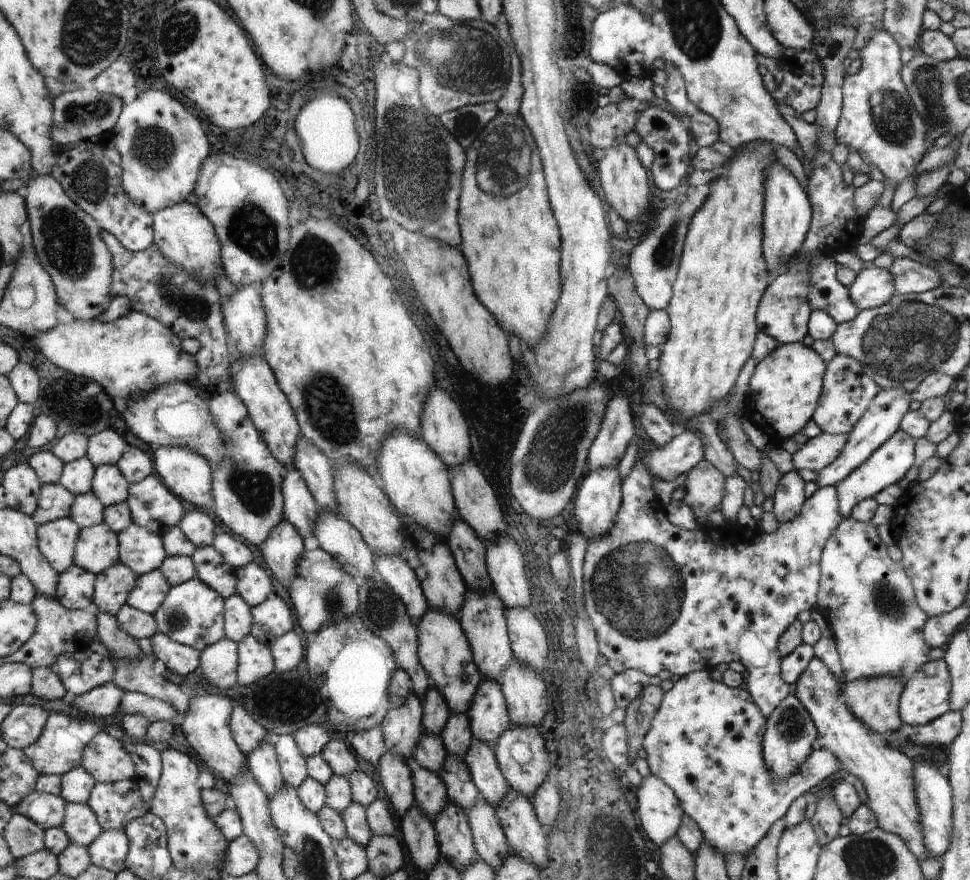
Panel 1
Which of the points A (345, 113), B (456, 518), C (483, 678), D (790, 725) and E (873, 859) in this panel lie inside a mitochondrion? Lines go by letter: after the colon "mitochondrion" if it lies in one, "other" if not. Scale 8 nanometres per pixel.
A: other
B: other
C: other
D: mitochondrion
E: mitochondrion

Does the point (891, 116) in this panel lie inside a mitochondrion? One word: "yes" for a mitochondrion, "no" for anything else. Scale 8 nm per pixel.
yes

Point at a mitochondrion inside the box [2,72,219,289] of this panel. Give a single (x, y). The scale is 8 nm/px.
(66, 240)

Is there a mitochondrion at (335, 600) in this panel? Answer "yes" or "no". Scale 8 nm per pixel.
yes

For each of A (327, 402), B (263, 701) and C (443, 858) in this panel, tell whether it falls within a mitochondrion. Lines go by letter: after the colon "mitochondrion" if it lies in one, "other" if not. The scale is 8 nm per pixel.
A: mitochondrion
B: other
C: other

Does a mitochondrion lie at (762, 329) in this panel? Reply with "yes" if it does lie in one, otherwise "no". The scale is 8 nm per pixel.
no

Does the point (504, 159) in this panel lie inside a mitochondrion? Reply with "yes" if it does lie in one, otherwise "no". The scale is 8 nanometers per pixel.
yes

